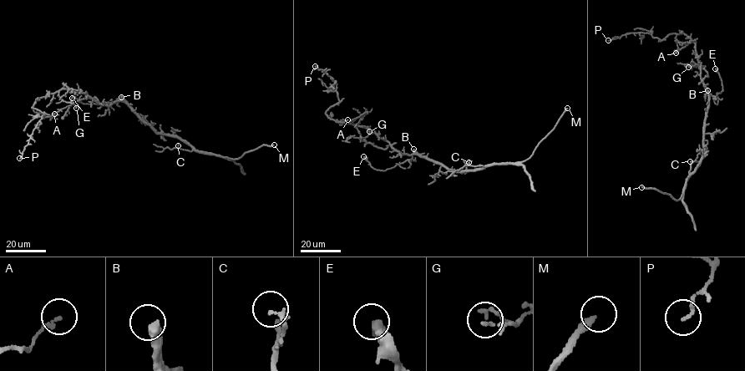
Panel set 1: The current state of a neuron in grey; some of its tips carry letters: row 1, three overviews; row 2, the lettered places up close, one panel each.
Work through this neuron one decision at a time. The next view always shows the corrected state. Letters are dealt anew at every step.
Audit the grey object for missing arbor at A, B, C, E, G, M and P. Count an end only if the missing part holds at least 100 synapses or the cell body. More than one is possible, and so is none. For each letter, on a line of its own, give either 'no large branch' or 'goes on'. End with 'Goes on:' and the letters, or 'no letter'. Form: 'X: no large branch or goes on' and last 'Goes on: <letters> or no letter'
A: no large branch
B: goes on
C: no large branch
E: no large branch
G: no large branch
M: goes on
P: no large branch
Goes on: B, M

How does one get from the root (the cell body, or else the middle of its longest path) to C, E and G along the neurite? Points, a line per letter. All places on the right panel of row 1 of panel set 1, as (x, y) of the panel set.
C: (710, 97), (702, 158), (689, 174), (690, 161)
E: (710, 97), (722, 91), (722, 82), (715, 68)
G: (710, 97), (710, 93), (706, 92), (702, 82), (707, 73), (698, 64), (688, 67)

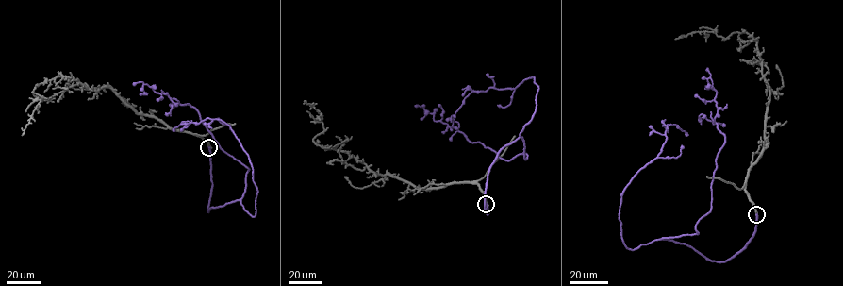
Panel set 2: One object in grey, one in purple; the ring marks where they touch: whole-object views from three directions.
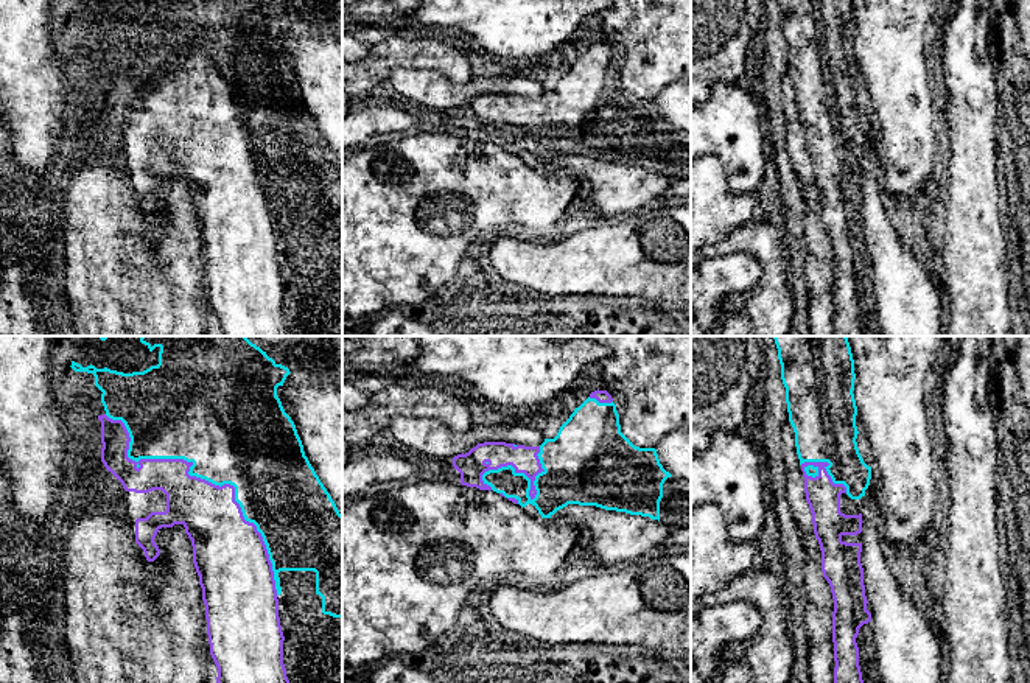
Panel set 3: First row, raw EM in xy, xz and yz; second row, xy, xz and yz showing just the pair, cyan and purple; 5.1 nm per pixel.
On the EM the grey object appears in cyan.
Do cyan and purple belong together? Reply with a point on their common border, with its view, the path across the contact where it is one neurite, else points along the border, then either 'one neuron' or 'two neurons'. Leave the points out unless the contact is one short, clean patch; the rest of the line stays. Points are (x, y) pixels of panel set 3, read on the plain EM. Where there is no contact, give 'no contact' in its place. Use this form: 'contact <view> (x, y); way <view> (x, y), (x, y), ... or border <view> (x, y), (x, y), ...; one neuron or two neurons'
contact xy (206, 131); one neuron

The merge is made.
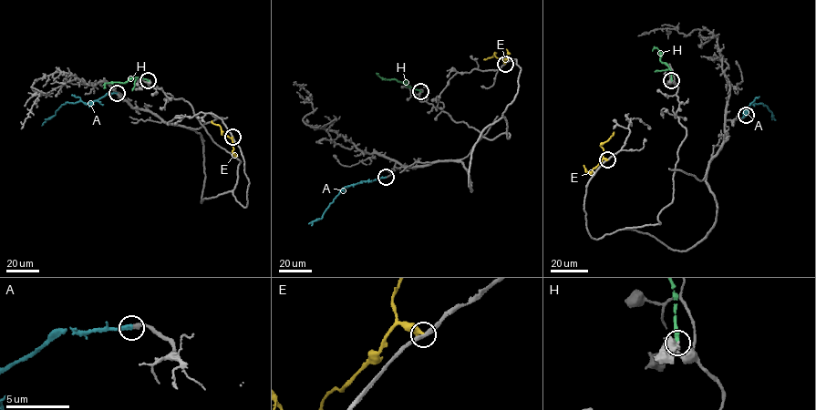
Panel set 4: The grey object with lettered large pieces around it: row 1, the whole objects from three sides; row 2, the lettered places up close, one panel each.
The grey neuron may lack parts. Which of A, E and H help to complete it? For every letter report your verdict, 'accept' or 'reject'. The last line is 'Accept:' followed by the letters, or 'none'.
A: accept
E: reject
H: reject
Accept: A

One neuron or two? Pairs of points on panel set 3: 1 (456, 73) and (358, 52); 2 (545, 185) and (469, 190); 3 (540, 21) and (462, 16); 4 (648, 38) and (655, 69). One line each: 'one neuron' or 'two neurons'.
1: two neurons
2: one neuron
3: one neuron
4: one neuron

